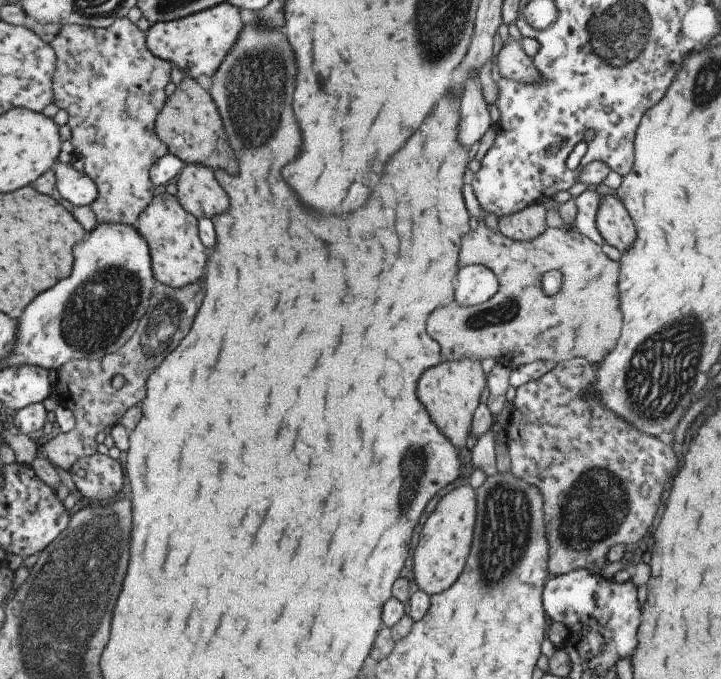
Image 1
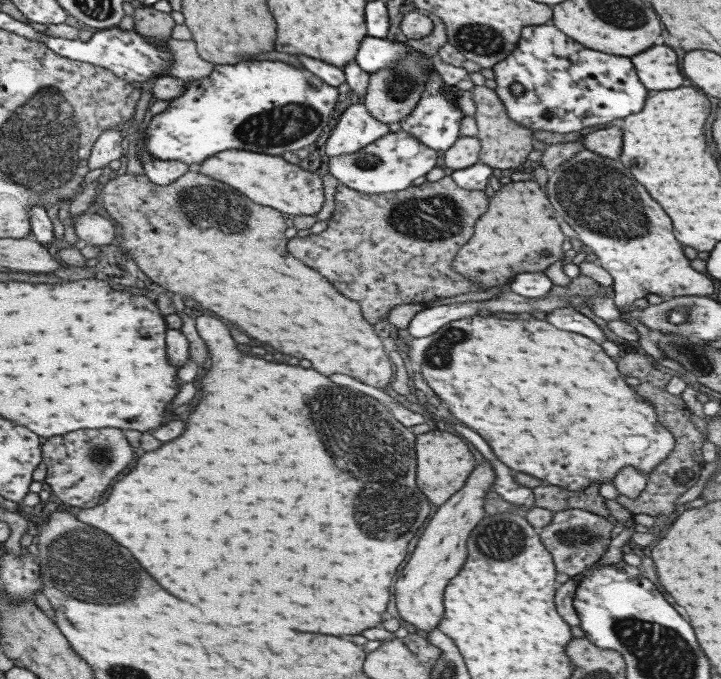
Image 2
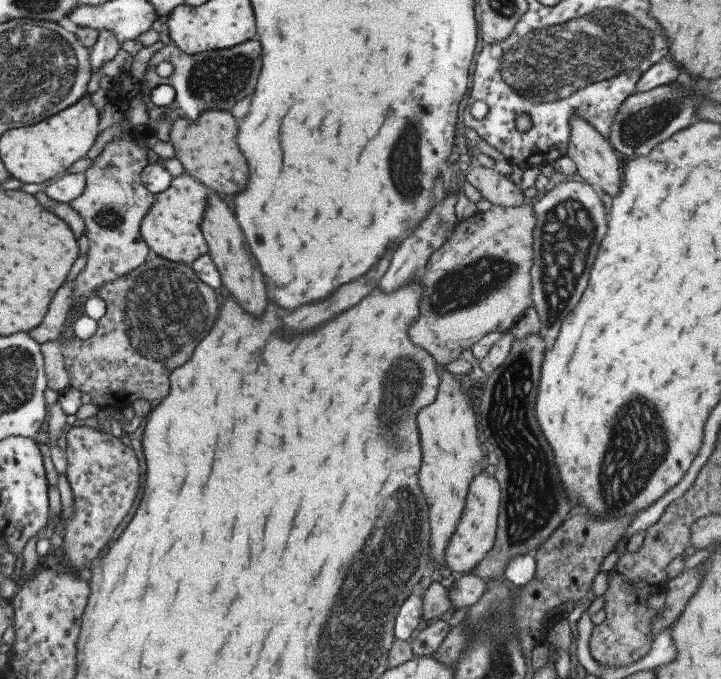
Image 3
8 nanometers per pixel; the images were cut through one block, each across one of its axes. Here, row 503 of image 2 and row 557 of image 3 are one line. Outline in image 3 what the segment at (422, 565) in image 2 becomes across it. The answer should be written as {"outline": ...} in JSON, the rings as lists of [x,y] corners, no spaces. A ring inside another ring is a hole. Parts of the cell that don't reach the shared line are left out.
{"outline":[[[481,471],[469,483],[463,512],[459,516],[449,542],[445,544],[445,568],[451,570],[452,576],[469,573],[479,561],[491,550],[495,540],[499,510],[499,484],[493,476]]]}

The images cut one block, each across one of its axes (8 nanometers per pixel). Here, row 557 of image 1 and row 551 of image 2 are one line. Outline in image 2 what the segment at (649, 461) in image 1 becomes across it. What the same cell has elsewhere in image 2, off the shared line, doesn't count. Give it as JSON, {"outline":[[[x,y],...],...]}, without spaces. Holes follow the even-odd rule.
{"outline":[[[577,508],[561,510],[552,514],[549,524],[538,530],[541,544],[549,551],[554,569],[560,578],[570,578],[583,572],[600,559],[610,543],[612,525],[605,517]]]}

